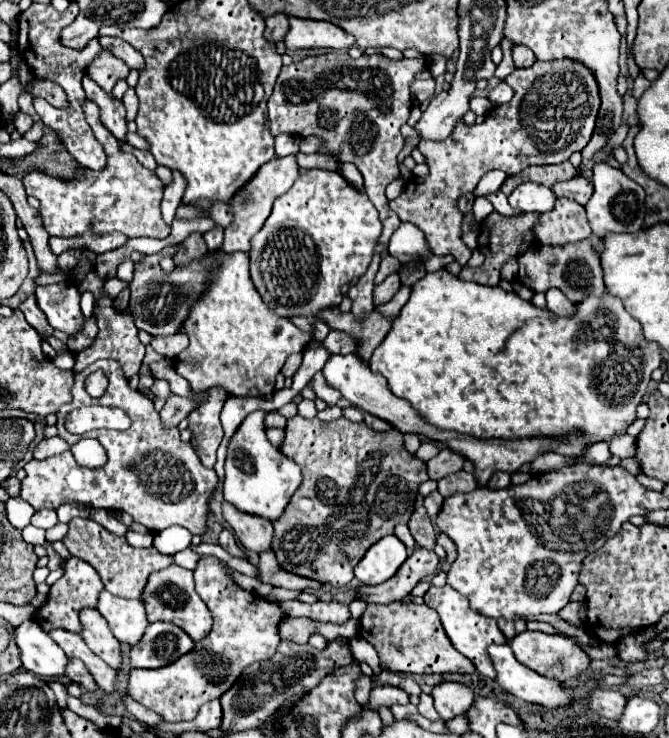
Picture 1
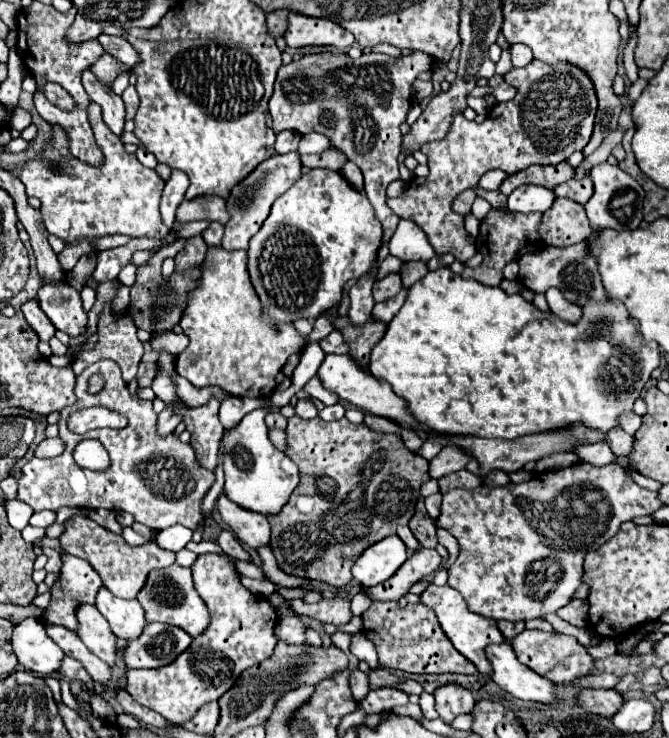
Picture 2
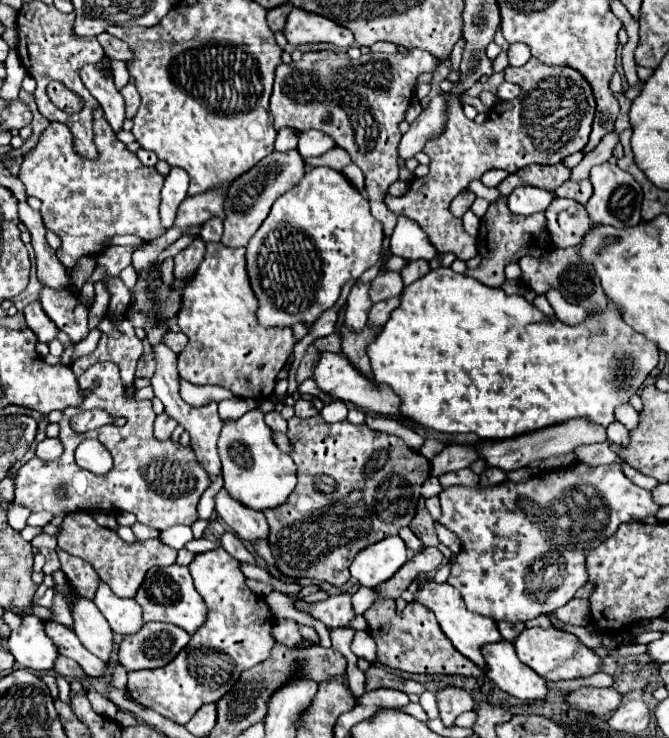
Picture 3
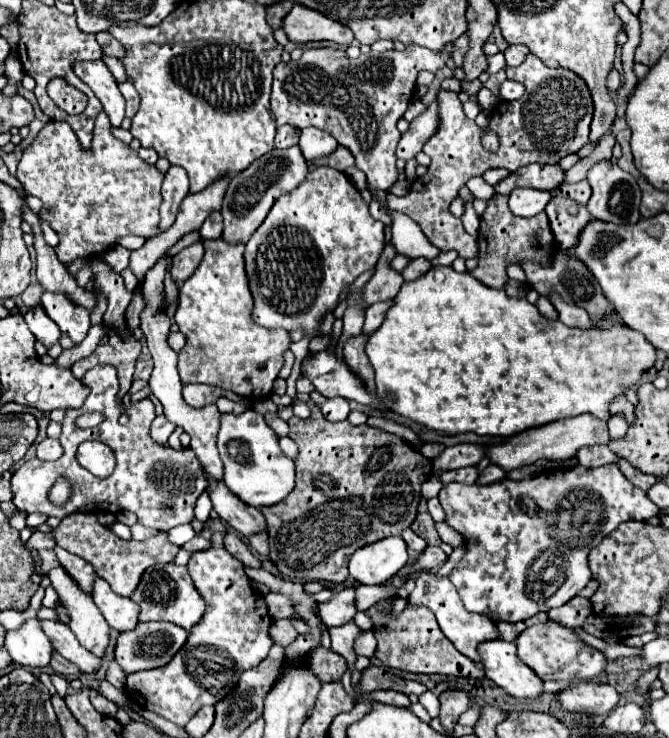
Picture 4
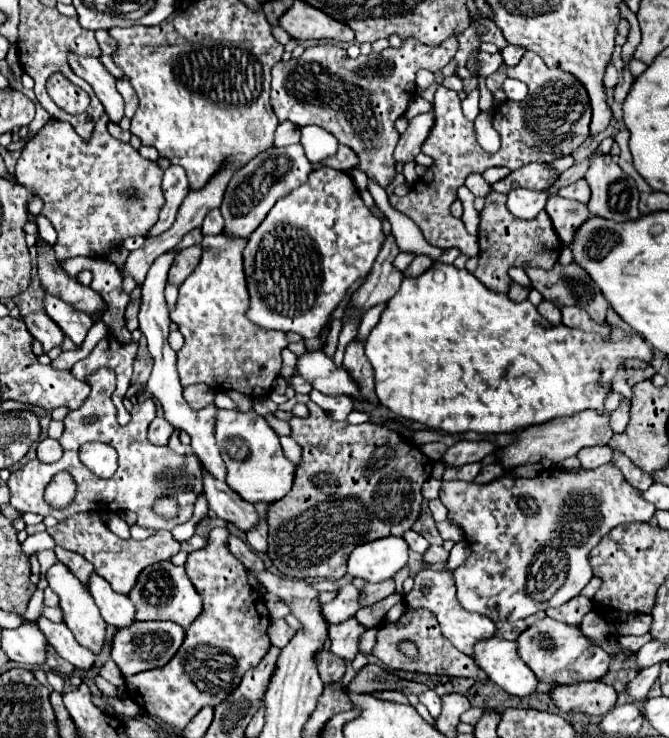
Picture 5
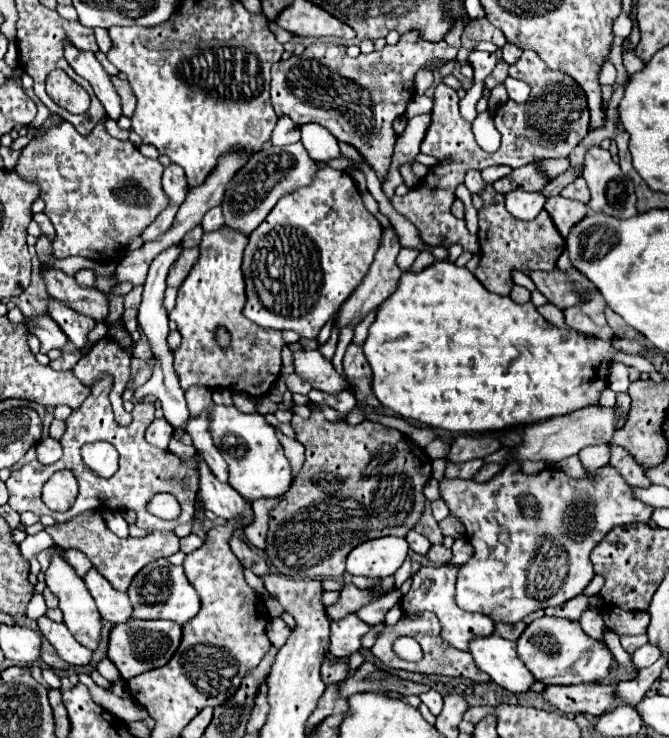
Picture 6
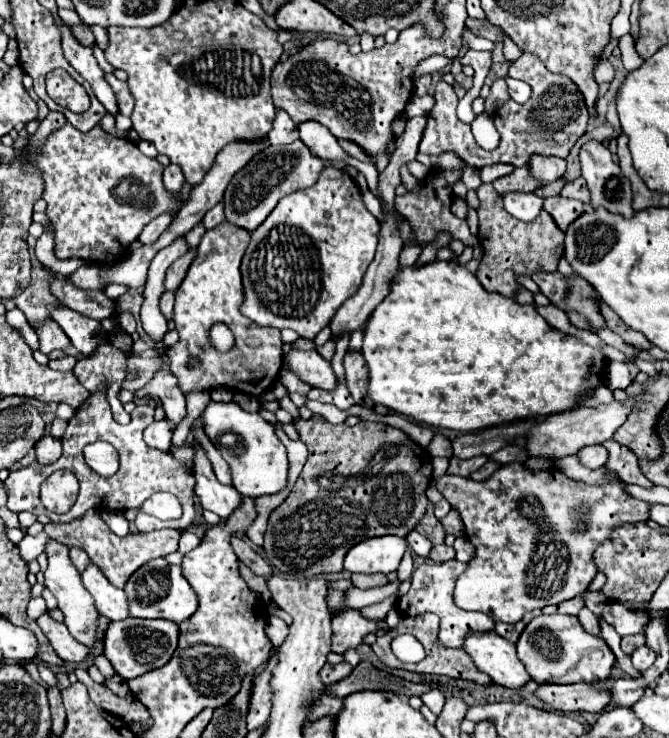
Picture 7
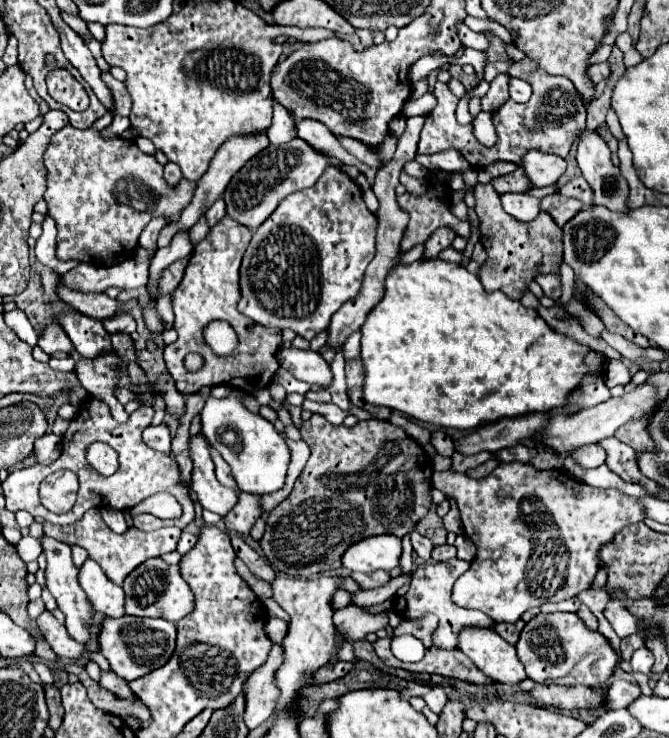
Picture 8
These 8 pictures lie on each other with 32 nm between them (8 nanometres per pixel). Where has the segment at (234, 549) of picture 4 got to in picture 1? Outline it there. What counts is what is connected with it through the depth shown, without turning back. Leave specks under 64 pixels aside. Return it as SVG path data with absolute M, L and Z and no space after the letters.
M222 530L222 532L220 532L220 540L218 540L218 544L220 544L228 554L244 558L244 552L242 552L242 548L238 546L238 542L236 542L236 538L234 538L234 534L232 534L230 530Z

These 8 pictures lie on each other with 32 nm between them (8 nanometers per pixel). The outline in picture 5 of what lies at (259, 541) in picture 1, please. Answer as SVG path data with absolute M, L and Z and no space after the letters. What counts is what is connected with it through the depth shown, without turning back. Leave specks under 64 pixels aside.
M202 468L202 480L204 480L204 490L202 496L208 500L208 508L222 520L234 524L238 530L246 532L258 522L258 514L252 504L246 500L240 500L228 484L216 480L206 468Z

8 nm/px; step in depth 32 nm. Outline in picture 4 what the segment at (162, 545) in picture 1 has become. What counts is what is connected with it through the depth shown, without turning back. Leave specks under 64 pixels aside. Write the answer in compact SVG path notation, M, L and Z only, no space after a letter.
M180 524L180 526L174 526L172 530L168 530L168 536L170 536L170 542L174 542L176 546L182 546L194 538L194 528L192 528L192 524Z

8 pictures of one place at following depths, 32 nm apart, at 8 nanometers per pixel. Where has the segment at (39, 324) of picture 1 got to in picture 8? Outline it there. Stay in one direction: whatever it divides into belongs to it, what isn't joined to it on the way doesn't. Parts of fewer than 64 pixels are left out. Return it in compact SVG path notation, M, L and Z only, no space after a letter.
M52 324L44 330L44 334L40 336L38 340L38 346L46 352L46 354L54 354L54 352L66 352L70 354L72 348L72 342L68 340L68 336L64 336L64 330L58 326L58 324Z

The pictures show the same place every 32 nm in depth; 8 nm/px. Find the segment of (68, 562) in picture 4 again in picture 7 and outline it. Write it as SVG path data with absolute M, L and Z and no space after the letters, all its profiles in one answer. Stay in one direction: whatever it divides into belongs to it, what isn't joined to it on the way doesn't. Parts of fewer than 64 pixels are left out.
M72 548L70 558L72 558L72 564L78 568L78 572L82 572L88 564L88 554L82 548Z

